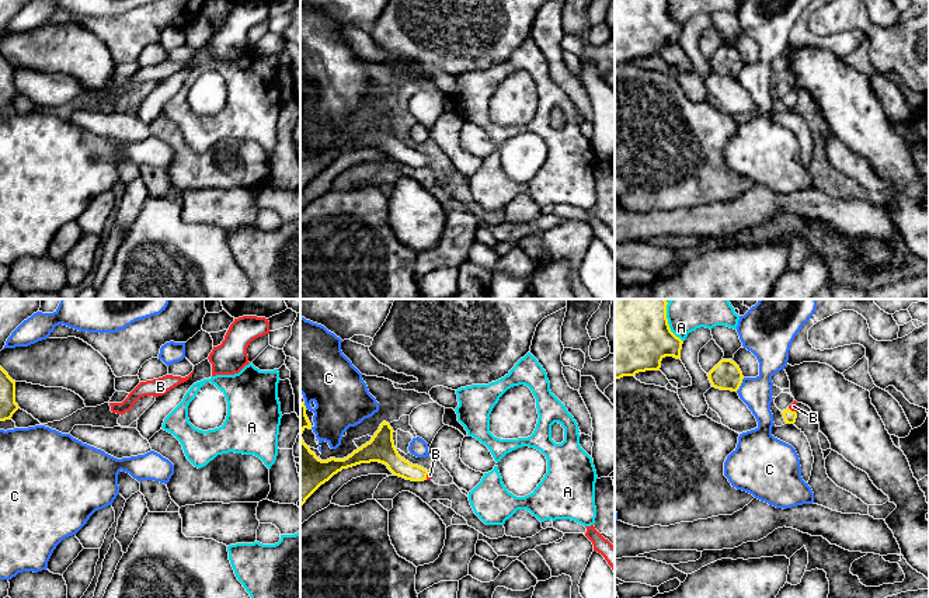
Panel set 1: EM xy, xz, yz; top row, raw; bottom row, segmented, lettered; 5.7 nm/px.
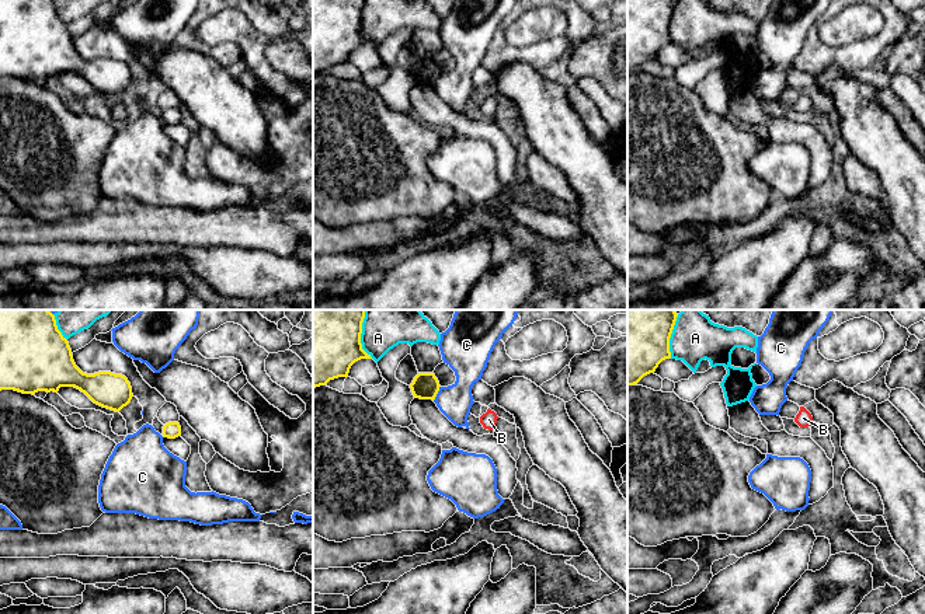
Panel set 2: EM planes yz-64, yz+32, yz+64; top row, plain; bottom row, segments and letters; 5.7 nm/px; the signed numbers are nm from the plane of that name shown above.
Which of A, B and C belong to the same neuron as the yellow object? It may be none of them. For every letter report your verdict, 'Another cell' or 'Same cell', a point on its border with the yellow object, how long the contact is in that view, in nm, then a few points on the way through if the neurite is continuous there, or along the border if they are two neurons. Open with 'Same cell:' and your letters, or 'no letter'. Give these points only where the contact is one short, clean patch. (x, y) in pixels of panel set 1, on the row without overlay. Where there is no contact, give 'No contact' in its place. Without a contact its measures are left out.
Same cell: B
A: Another cell. Touches yellow at yz (670, 14). Shared border 190 nm
B: Same cell. Touches yellow at xz (427, 159). Shared border 60 nm. Path across: xz (388, 141), (410, 157), (427, 159), (430, 160)
C: Another cell. Touches yellow at yz (740, 70). Shared border 90 nm

